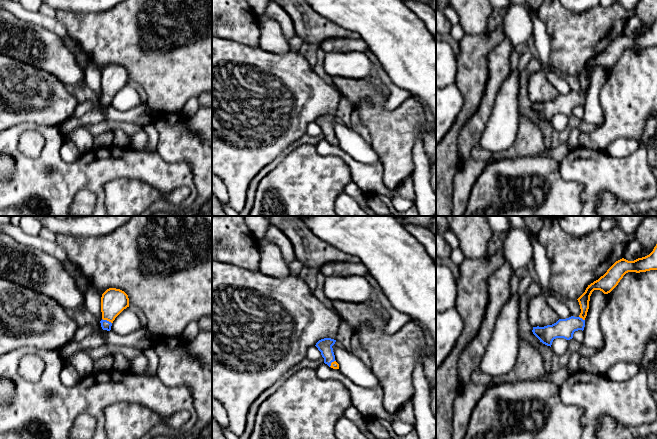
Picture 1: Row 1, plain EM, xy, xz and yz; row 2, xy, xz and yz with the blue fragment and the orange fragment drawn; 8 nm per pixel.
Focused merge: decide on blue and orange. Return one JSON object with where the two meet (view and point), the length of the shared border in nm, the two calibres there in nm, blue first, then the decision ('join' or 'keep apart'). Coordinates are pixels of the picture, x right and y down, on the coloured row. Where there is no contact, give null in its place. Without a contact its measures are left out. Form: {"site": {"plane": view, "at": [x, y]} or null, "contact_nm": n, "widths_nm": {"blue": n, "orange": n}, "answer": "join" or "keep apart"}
{"site": {"plane": "xy", "at": [106, 320]}, "contact_nm": 90, "widths_nm": {"blue": 80, "orange": 200}, "answer": "join"}

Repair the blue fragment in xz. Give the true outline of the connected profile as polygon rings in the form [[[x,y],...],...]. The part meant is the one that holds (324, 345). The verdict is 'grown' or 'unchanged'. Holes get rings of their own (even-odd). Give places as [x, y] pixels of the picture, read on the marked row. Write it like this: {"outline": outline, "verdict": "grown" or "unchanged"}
{"outline": [[[324,338],[316,343],[316,347],[321,352],[324,358],[324,363],[333,369],[339,369],[339,364],[335,360],[335,355],[332,346],[335,344],[336,340],[331,338]]], "verdict": "grown"}

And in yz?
{"outline": [[[657,244],[653,251],[645,257],[634,261],[628,261],[624,258],[616,261],[603,276],[588,285],[585,292],[577,299],[581,309],[578,317],[571,316],[566,319],[559,319],[552,325],[533,327],[533,334],[540,342],[550,347],[556,338],[572,339],[575,331],[584,330],[590,296],[594,290],[608,294],[618,285],[626,273],[640,273],[650,270],[657,270]]], "verdict": "grown"}

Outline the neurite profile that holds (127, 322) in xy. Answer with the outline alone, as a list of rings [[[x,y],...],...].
[[[132,307],[124,309],[113,321],[111,331],[119,336],[131,334],[144,326],[141,324],[136,310]]]

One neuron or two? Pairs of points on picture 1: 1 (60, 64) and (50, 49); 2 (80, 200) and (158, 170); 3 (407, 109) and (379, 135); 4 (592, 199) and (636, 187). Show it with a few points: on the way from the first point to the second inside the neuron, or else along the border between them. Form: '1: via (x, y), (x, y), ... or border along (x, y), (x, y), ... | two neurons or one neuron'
1: via (57, 60), (50, 53) | one neuron
2: border along (96, 196), (90, 191), (79, 190), (72, 203) | two neurons
3: via (406, 118), (388, 135) | one neuron
4: via (600, 187), (624, 186) | one neuron

